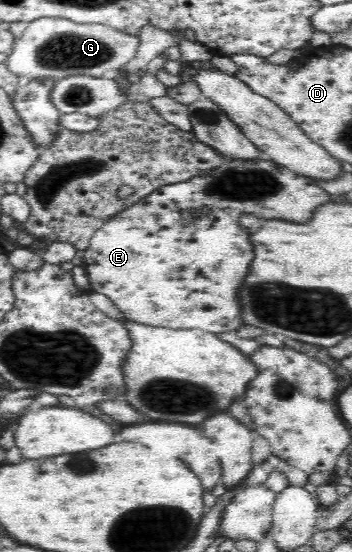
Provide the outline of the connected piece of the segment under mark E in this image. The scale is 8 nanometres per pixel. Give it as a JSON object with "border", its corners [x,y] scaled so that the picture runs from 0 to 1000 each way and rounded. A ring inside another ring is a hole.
{"border":[[[642,288],[622,304],[531,330],[438,344],[366,380],[293,402],[239,453],[230,476],[256,511],[256,527],[307,536],[355,576],[386,585],[491,598],[571,596],[611,605],[676,598],[693,583],[690,554],[673,547],[673,522],[719,471],[707,424],[679,409],[679,395],[707,384],[730,395],[872,402],[901,373],[940,366],[940,355],[901,335],[895,324],[844,315],[781,292],[653,290]]]}

